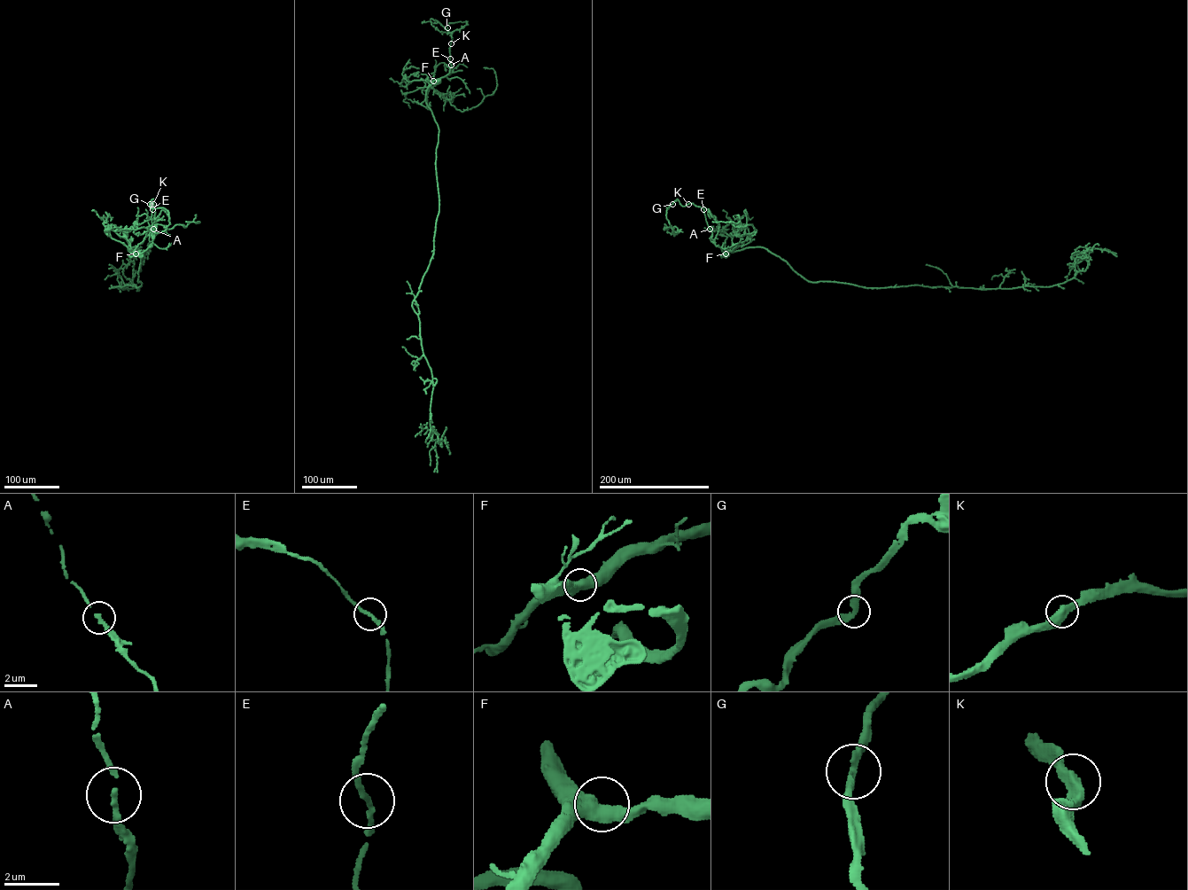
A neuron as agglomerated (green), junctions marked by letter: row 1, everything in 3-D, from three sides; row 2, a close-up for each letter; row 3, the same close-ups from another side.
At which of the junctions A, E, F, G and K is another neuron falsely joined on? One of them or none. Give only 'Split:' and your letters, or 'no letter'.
Split: no letter

